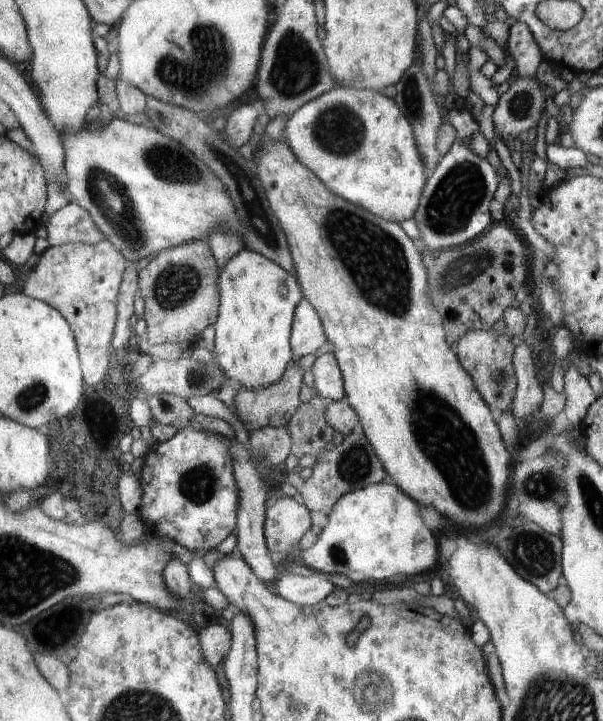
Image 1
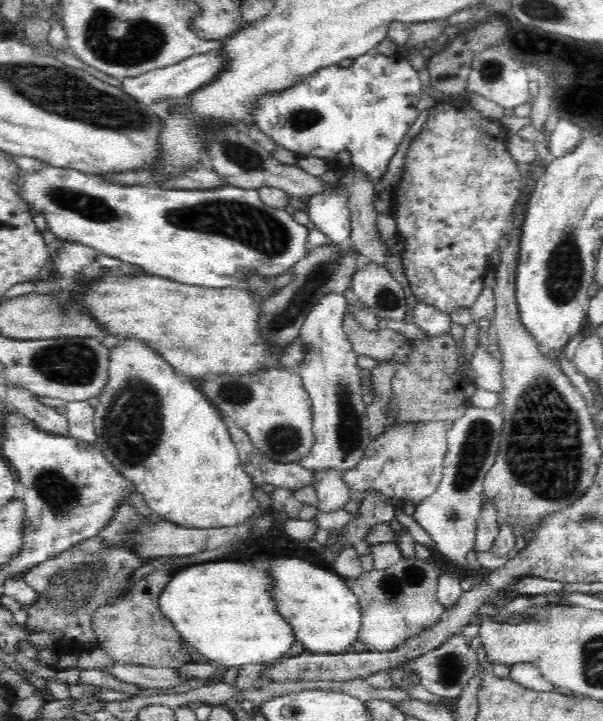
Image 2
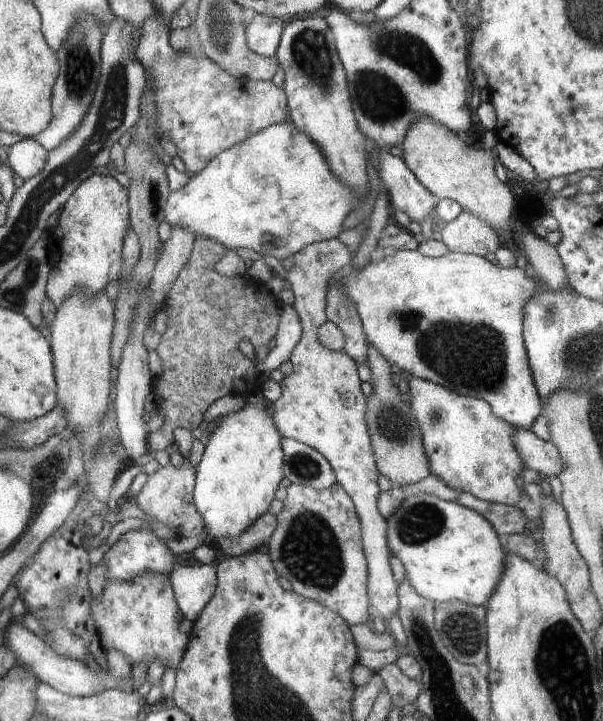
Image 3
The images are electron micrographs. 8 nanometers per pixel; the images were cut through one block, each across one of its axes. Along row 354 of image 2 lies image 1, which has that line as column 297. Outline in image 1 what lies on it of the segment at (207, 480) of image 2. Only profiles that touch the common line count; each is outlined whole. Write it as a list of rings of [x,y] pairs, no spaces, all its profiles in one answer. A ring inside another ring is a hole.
[[[337,87],[328,90],[291,115],[282,137],[294,156],[336,196],[389,222],[401,224],[414,217],[429,175],[418,152],[412,124],[392,98],[369,89]]]

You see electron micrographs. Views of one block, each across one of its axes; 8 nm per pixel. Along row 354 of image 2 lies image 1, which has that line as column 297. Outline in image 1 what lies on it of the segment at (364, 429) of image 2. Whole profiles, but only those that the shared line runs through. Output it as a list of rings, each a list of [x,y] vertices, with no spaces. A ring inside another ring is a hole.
[[[306,298],[296,306],[291,325],[291,350],[293,356],[305,357],[320,354],[320,348],[326,342],[323,326],[316,310]]]

